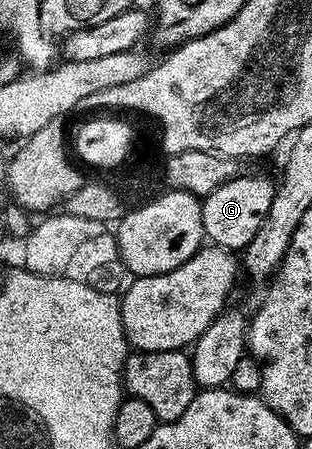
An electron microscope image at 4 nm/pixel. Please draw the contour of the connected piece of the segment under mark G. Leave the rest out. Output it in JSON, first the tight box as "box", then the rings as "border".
{"box":[202,173,276,251],"border":[[[258,173],[237,175],[230,181],[216,187],[202,201],[202,232],[211,246],[227,251],[241,251],[248,243],[252,243],[252,235],[260,231],[260,223],[264,223],[264,215],[268,215],[268,207],[274,198],[276,185],[272,180],[261,177]]]}

